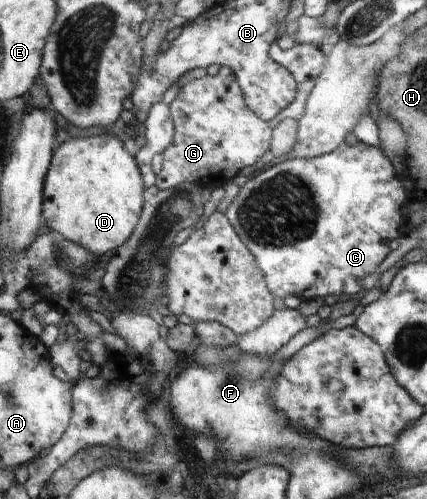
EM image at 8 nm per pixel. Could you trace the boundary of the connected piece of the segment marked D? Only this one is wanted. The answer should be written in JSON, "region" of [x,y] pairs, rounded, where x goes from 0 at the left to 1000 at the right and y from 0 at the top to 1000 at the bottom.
{"region":[[[244,265],[230,273],[206,277],[173,277],[138,289],[124,303],[122,325],[103,369],[103,447],[112,461],[136,465],[164,485],[197,493],[211,509],[230,519],[251,505],[274,501],[309,471],[309,457],[330,439],[333,421],[333,355],[314,317],[290,297],[286,281],[276,281],[262,267]]]}

